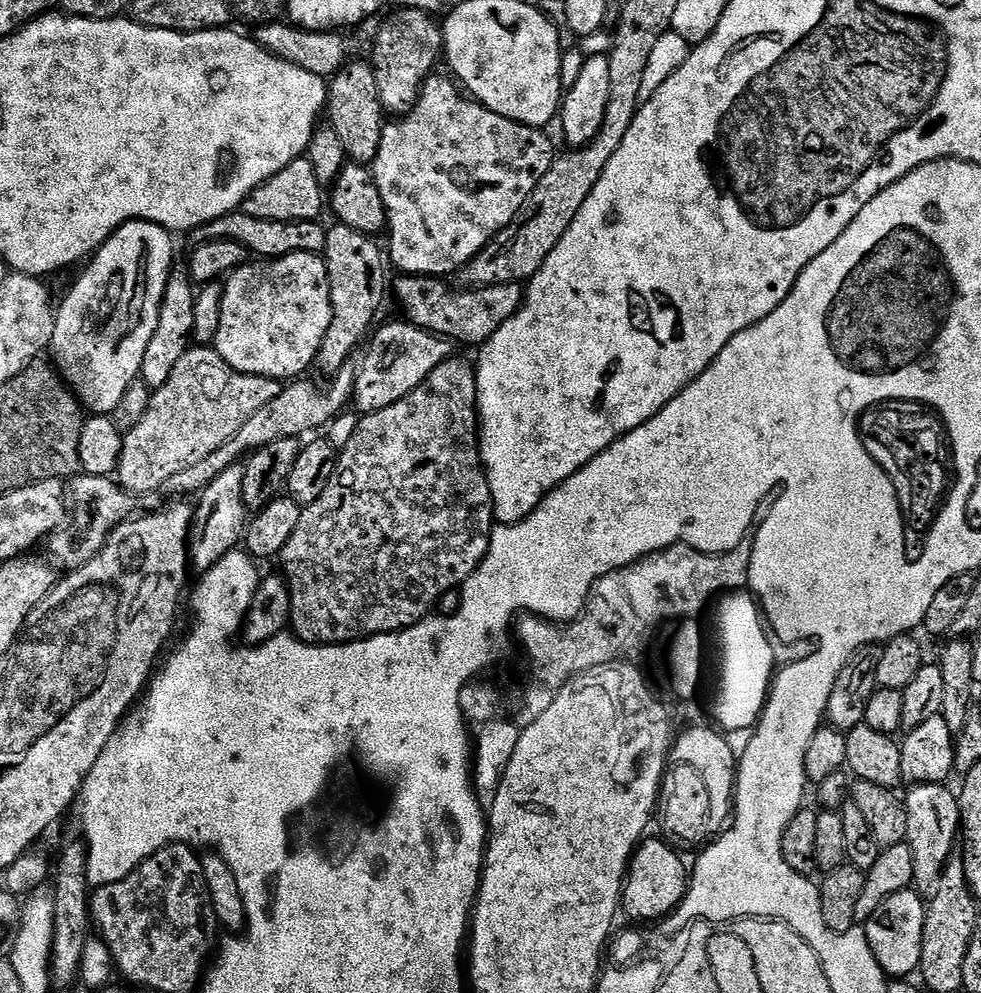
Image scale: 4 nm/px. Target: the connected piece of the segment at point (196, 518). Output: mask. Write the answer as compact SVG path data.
M243 463L234 464L228 470L222 470L222 474L218 474L218 478L199 493L197 500L200 501L195 501L192 529L188 532L188 558L193 573L209 572L226 553L237 551L244 539L250 513L242 498L243 473Z

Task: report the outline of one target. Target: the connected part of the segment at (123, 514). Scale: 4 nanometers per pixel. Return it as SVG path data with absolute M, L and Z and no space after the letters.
M77 474L67 481L66 488L71 503L72 500L76 503L76 509L73 512L71 509L67 523L47 537L46 545L65 564L65 569L75 570L100 553L112 531L137 511L135 508L138 500L131 492L121 488L112 476Z

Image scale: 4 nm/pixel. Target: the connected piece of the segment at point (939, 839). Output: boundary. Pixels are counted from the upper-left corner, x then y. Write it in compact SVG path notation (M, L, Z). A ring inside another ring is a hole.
M918 784L911 789L909 796L903 797L906 810L907 843L914 854L914 884L917 889L931 889L939 881L948 861L954 856L952 847L957 847L960 836L960 802L955 791L944 784Z

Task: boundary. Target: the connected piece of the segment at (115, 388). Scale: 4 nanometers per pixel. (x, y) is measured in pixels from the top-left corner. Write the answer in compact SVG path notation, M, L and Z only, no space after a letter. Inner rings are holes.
M129 220L96 249L87 261L88 269L77 278L76 285L65 294L64 301L61 304L59 301L50 345L53 356L51 359L64 383L72 389L76 399L89 413L98 416L115 413L114 410L123 402L128 387L137 383L142 358L146 358L146 346L150 346L150 338L154 338L154 330L158 326L160 303L168 278L174 272L172 240L173 233L167 228L148 220Z

